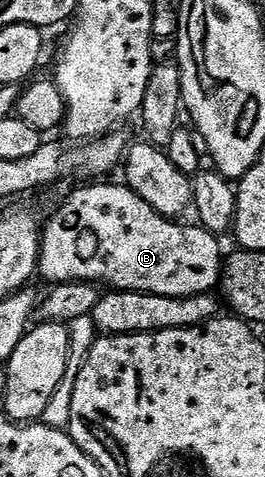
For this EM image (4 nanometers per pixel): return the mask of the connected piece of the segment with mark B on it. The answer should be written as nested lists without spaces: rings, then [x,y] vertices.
[[[84,184],[81,190],[76,190],[56,210],[56,215],[49,222],[45,221],[42,226],[42,237],[40,240],[40,264],[38,267],[39,277],[44,277],[48,284],[59,284],[61,282],[86,282],[99,284],[113,291],[134,290],[138,294],[161,294],[162,296],[174,296],[175,298],[192,298],[195,294],[206,294],[215,291],[222,282],[222,253],[220,254],[221,239],[211,234],[199,224],[193,226],[179,226],[176,220],[169,220],[152,210],[146,200],[142,200],[127,185],[100,186],[104,184]]]

